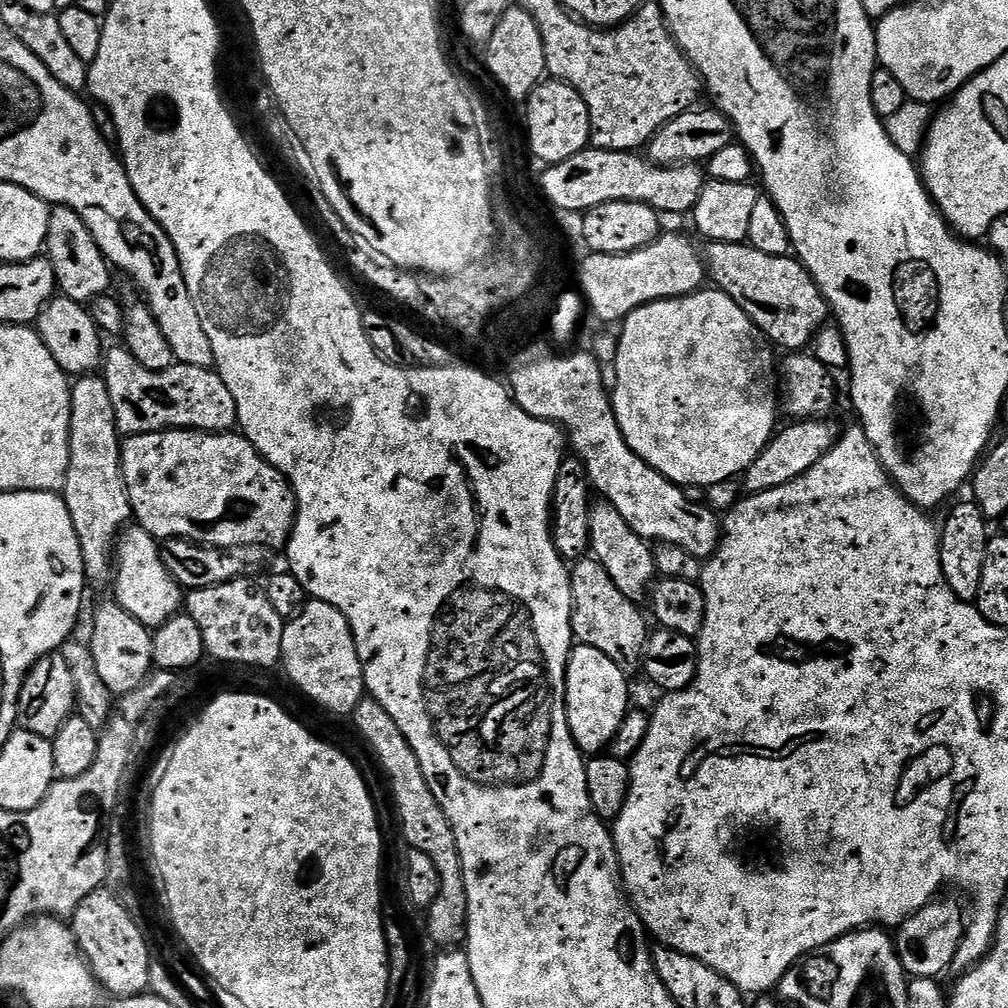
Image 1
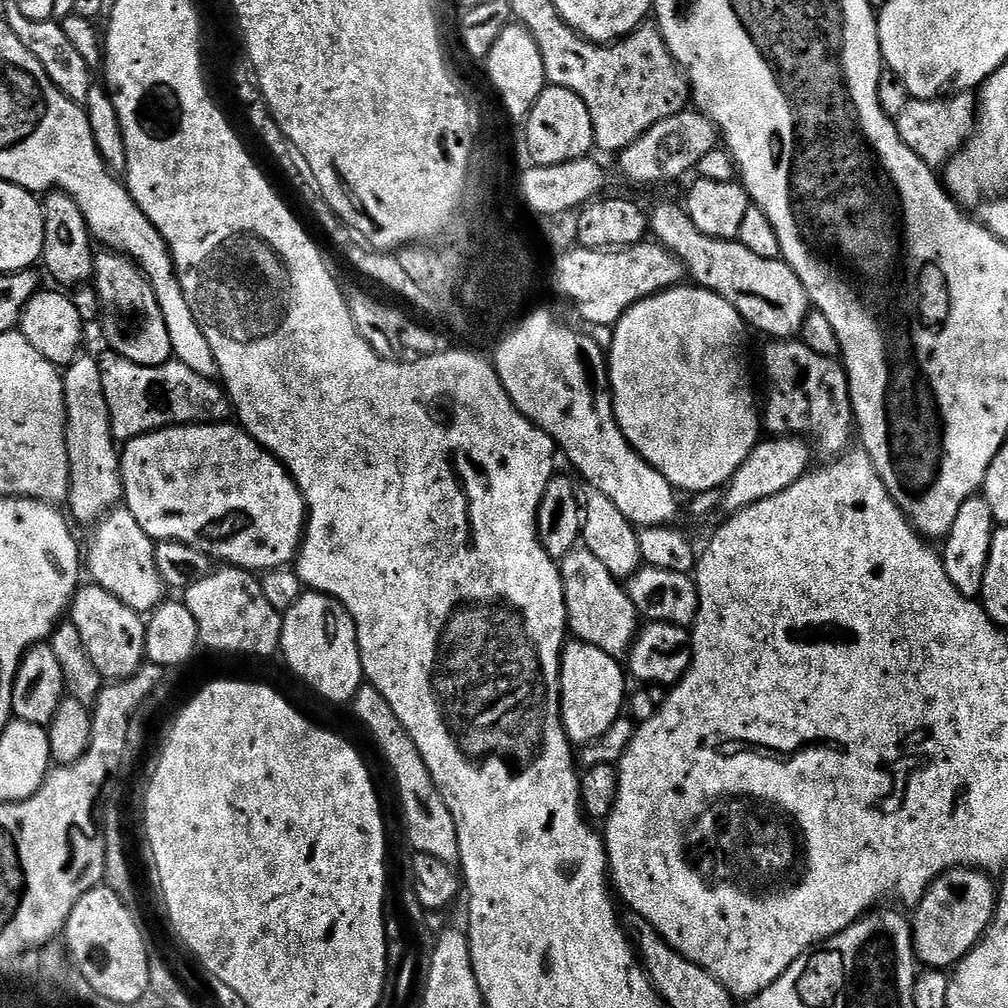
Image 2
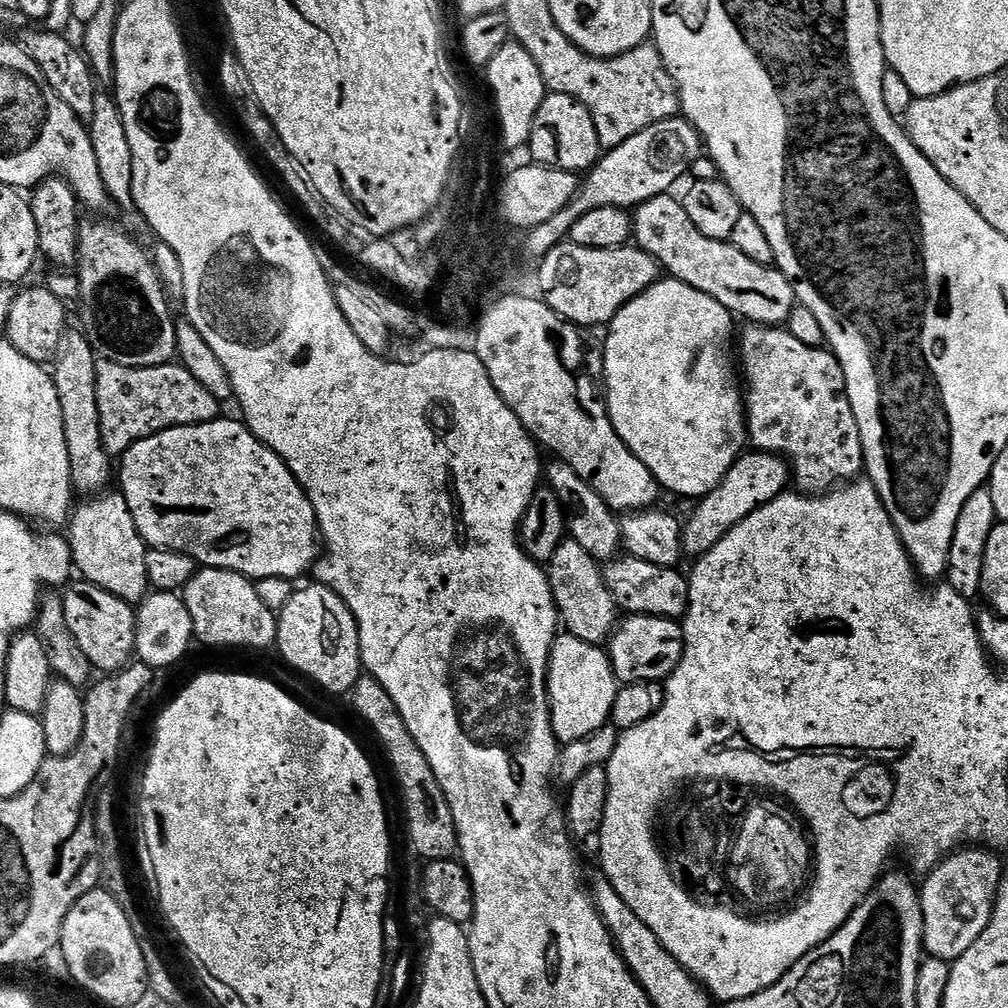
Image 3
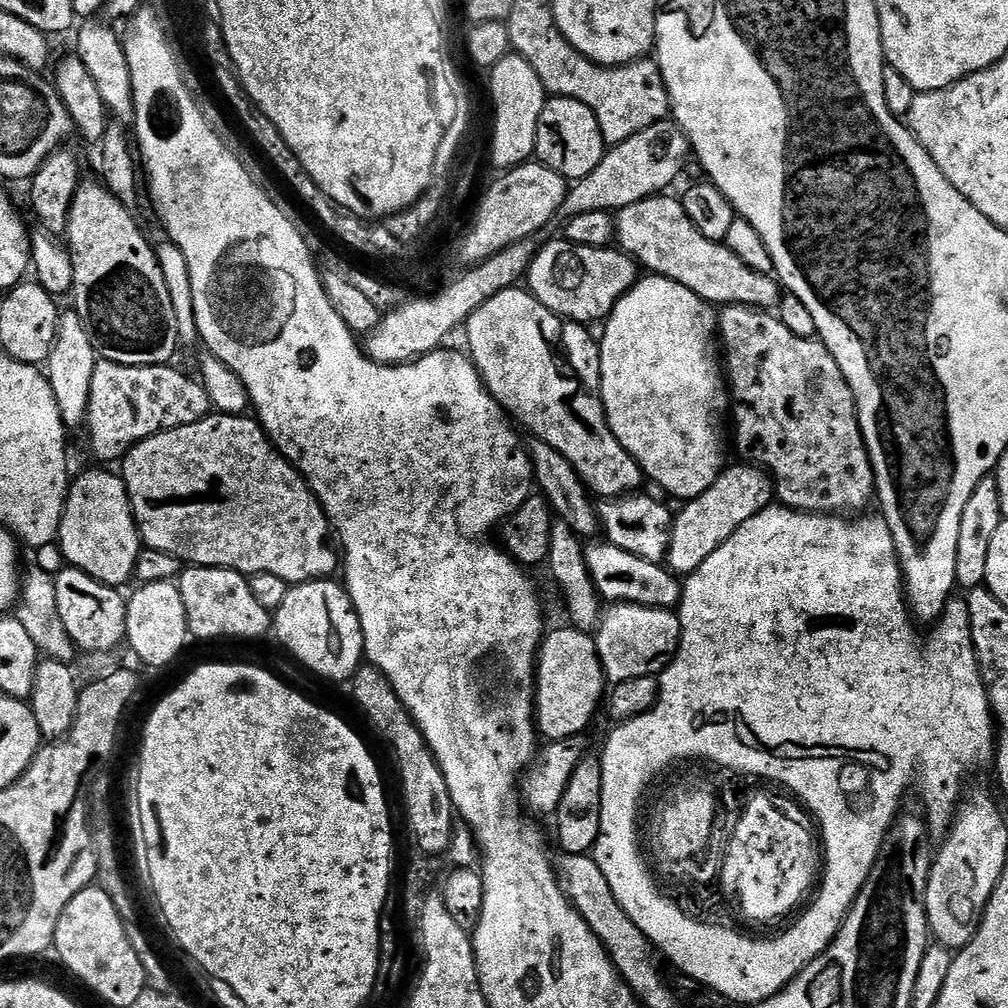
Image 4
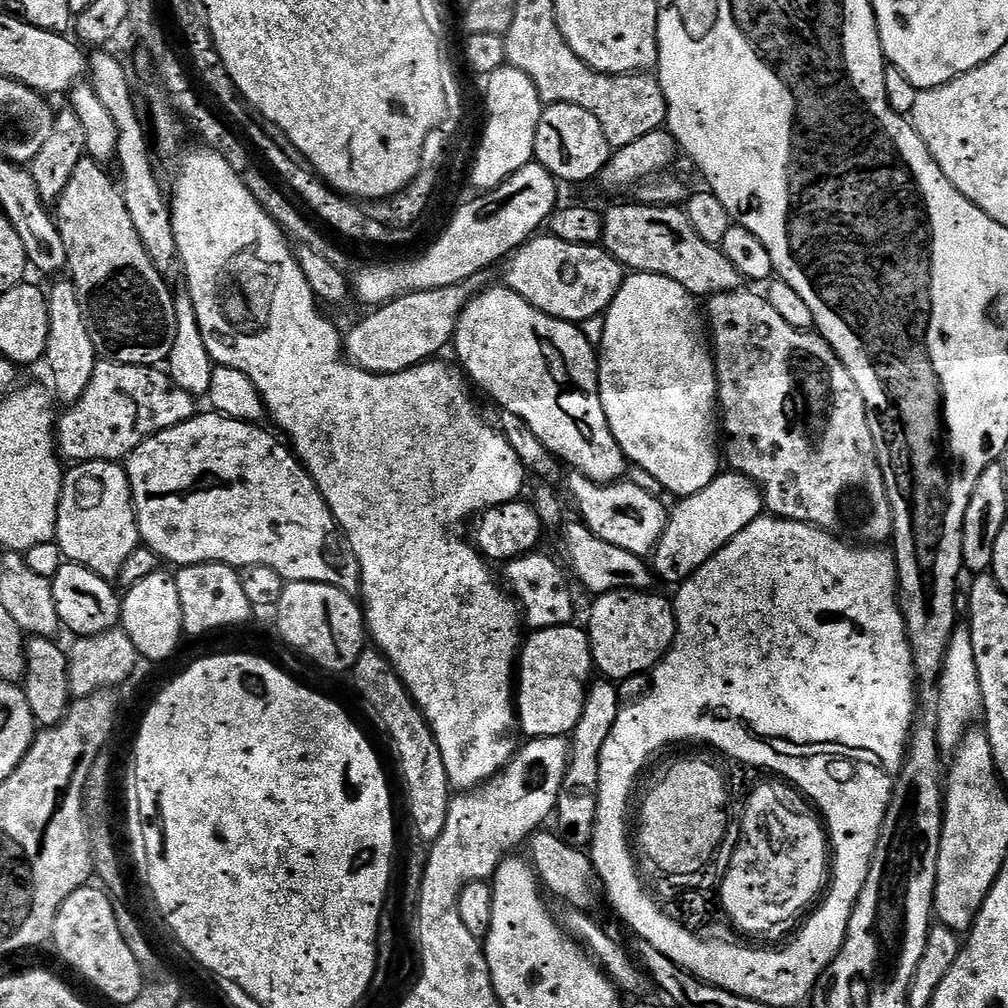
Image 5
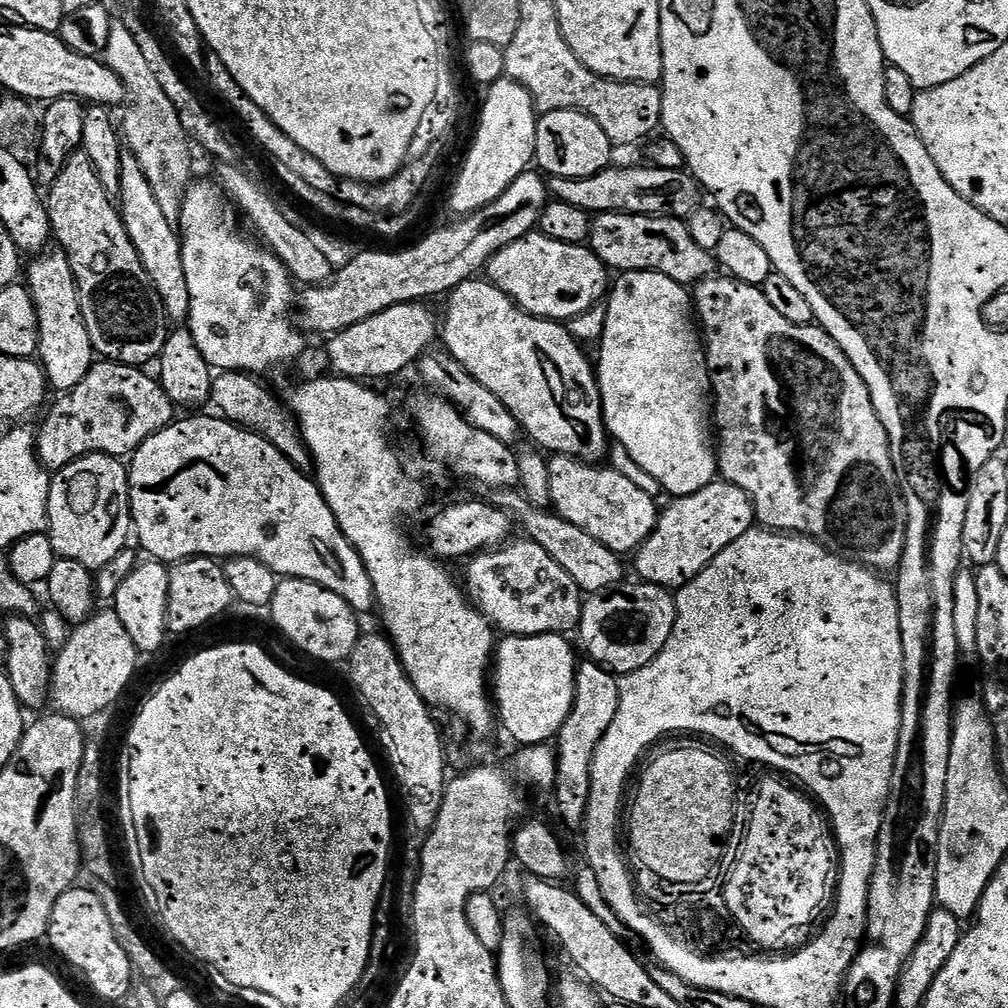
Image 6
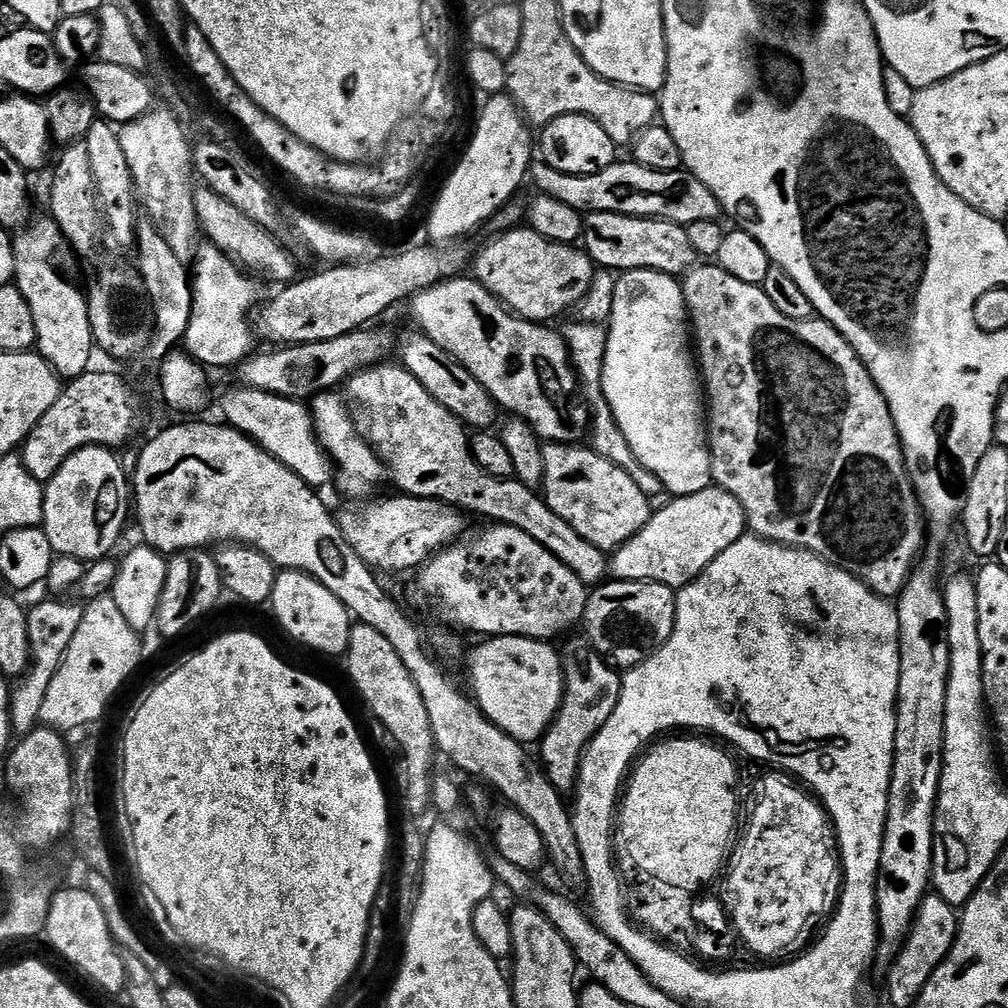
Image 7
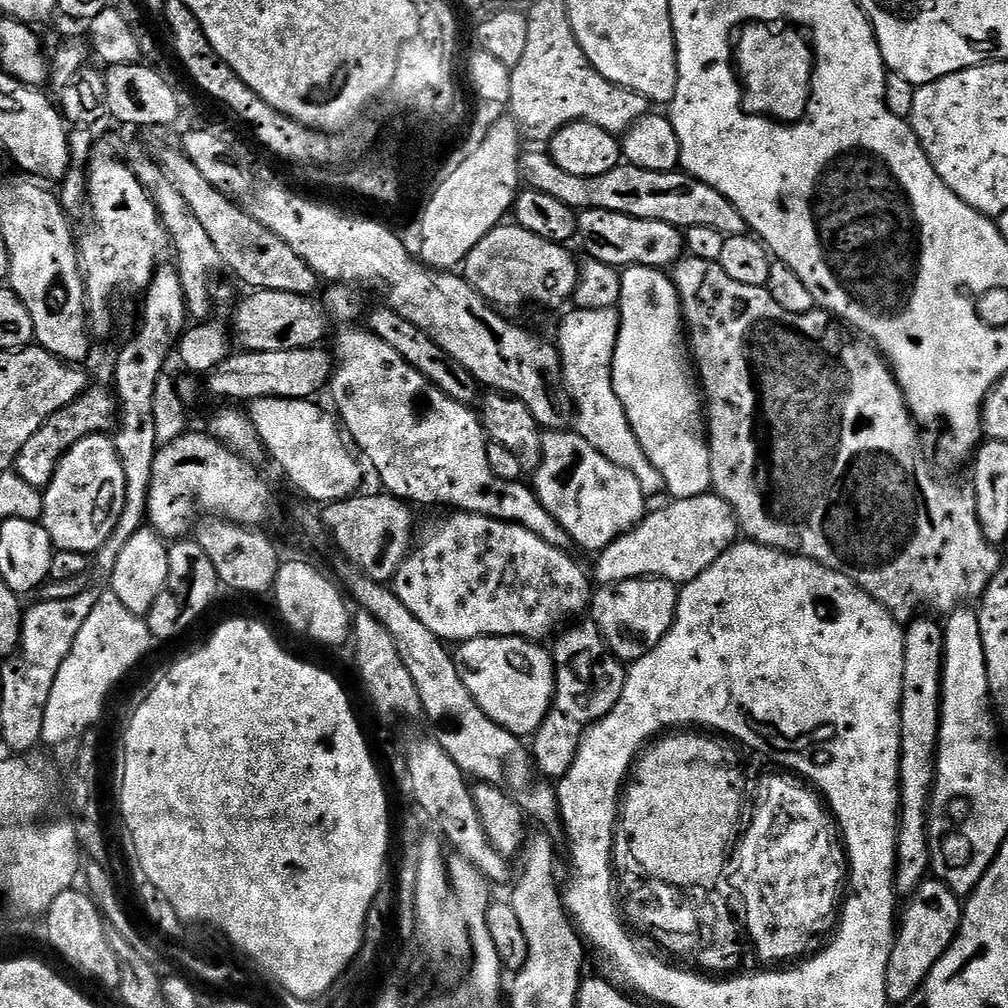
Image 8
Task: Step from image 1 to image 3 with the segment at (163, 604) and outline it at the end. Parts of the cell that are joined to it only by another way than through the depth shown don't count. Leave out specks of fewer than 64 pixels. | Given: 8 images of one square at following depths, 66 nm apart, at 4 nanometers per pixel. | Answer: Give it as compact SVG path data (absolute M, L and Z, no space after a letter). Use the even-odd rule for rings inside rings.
M108 490L85 500L88 500L85 504L75 505L66 528L66 539L68 545L72 547L75 571L83 579L97 584L102 590L122 598L128 604L139 605L150 592L146 572L149 545L144 543L136 529L124 493L119 490Z

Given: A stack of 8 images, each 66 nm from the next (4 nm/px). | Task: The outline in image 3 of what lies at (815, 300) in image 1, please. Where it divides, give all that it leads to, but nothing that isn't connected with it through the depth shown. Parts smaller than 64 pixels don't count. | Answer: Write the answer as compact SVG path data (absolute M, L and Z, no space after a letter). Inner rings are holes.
M672 194L655 196L635 209L632 216L635 247L654 257L671 279L686 282L686 286L694 286L694 290L702 290L702 294L710 294L710 298L722 302L722 306L726 306L733 317L740 319L741 316L748 320L744 322L752 324L783 325L798 304L792 281L784 277L779 268L771 264L759 264L754 262L754 258L746 258L746 254L742 254L742 250L735 248L731 242L706 238L706 234L702 234L702 230L690 222L690 214L686 214L683 203L674 197Z

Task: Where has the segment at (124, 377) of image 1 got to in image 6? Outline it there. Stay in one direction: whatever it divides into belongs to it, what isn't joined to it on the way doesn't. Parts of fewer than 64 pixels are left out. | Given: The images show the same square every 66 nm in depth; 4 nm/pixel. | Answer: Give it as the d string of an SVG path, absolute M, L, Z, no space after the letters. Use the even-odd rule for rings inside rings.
M109 362L93 363L91 370L74 386L71 392L63 393L60 401L48 412L48 417L41 422L36 432L36 450L41 464L49 473L60 472L67 464L73 464L84 456L115 456L117 458L131 457L146 438L167 428L173 423L174 405L166 390L155 375L147 376L143 367L115 364Z

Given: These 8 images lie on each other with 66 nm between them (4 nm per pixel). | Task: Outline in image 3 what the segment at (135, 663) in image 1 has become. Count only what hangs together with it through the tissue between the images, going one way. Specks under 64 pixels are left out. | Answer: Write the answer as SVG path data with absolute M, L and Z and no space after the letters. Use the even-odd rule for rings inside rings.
M83 578L69 583L62 595L66 623L74 638L78 638L78 646L82 646L82 654L86 654L93 669L100 671L101 668L101 673L111 674L128 667L136 650L136 612L133 605Z

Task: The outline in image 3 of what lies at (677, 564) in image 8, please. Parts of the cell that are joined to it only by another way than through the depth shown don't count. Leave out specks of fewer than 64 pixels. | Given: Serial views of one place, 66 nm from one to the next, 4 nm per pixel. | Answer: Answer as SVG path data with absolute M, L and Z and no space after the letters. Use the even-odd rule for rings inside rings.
M745 451L734 462L734 466L730 466L720 485L697 503L700 505L683 525L685 553L692 558L703 556L718 542L722 542L722 538L726 538L728 531L738 526L738 522L754 514L754 510L766 506L766 502L783 496L789 484L790 465L784 457L777 456L775 452Z

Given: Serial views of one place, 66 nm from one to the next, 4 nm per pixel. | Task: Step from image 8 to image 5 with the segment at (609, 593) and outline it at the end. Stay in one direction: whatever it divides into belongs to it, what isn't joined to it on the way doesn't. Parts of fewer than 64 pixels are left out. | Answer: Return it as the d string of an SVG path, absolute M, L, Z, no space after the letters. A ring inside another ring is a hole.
M616 590L595 597L588 612L586 631L592 647L592 663L601 677L613 682L651 673L670 650L676 637L676 609L673 601L655 596L655 591Z

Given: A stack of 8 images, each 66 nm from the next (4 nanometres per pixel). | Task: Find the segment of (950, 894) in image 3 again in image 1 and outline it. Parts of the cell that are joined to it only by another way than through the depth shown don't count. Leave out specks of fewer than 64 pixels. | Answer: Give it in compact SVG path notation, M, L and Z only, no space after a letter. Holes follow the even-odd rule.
M937 899L912 916L907 916L899 925L894 939L898 945L900 959L909 977L940 978L948 967L956 964L958 948L964 938L966 912L960 909L956 900Z

